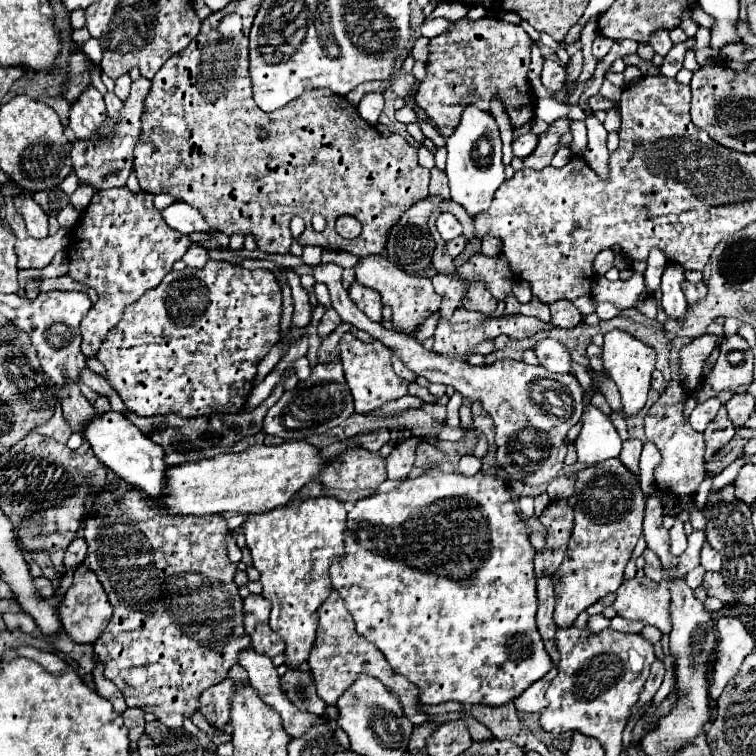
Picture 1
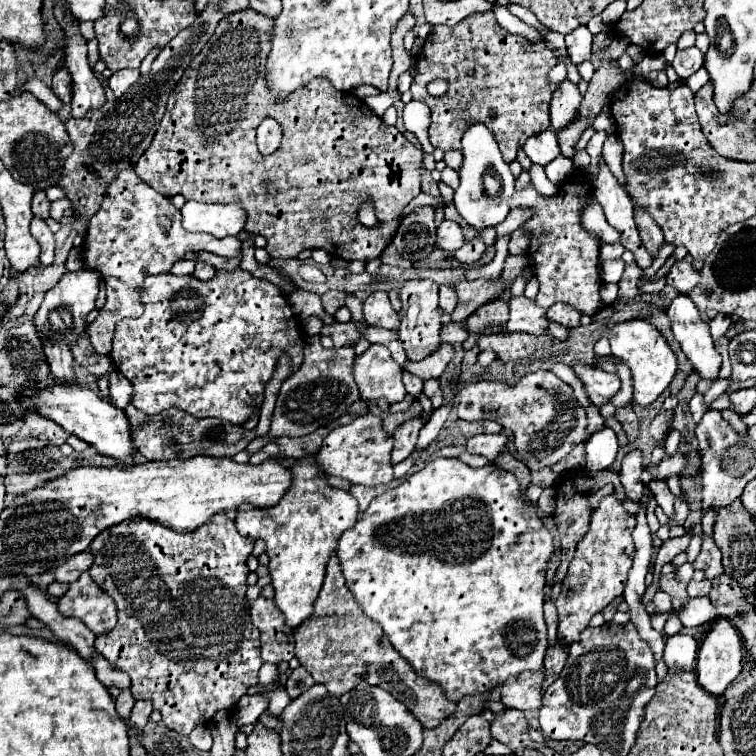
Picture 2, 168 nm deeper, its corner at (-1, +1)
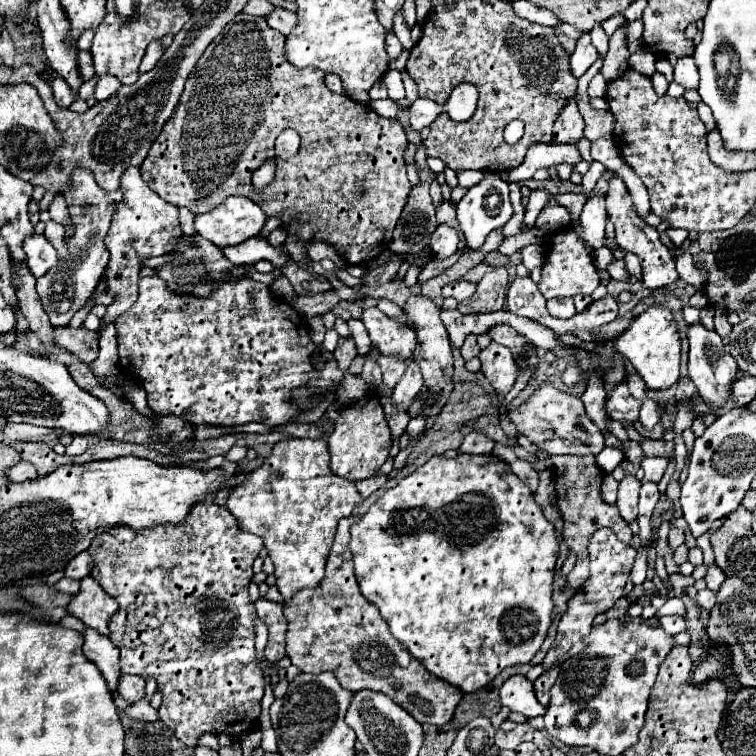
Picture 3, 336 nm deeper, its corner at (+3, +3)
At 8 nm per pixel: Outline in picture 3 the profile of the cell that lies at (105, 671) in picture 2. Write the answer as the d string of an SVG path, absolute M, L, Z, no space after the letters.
M121 675L117 695L127 699L129 703L135 703L135 701L143 699L145 697L145 679L135 677L135 675Z

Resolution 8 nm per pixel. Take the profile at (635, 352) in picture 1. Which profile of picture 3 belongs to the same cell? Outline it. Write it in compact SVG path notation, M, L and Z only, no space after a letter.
M649 307L645 313L633 319L631 327L623 331L615 343L615 351L627 357L635 371L643 377L647 383L647 389L669 389L671 385L677 383L679 379L679 353L681 353L681 339L679 339L679 329L677 321L667 307Z

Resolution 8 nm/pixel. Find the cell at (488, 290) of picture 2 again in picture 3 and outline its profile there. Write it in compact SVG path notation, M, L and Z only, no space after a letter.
M497 267L487 273L479 283L473 297L459 303L461 313L491 313L503 309L509 289L509 273L505 267Z

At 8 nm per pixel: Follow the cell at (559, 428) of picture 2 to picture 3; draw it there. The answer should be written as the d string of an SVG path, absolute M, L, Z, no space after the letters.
M541 383L537 393L519 409L509 411L509 419L517 425L517 431L523 433L529 441L533 441L539 449L547 451L549 455L599 455L605 447L605 437L589 421L583 401L575 395L563 393L555 389L551 383Z

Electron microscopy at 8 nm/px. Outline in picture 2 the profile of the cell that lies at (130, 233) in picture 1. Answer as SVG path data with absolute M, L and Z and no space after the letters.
M121 171L119 177L107 187L107 195L99 211L89 219L89 229L83 243L83 265L99 271L107 287L107 303L97 319L87 325L89 341L99 355L109 355L115 325L127 317L143 315L141 287L145 277L169 273L173 263L183 259L189 251L209 251L221 257L237 257L241 241L237 237L217 239L207 233L187 233L181 227L179 209L169 199L147 183L135 171Z

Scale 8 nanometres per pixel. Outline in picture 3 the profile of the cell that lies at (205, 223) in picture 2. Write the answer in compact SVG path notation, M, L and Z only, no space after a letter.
M229 197L217 209L195 217L195 231L217 247L233 247L257 237L267 215L249 197Z

